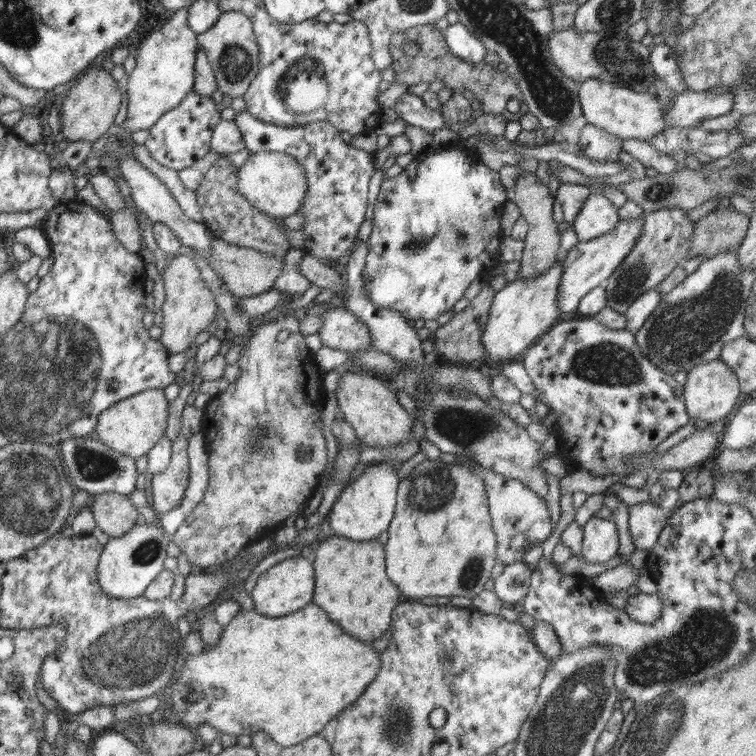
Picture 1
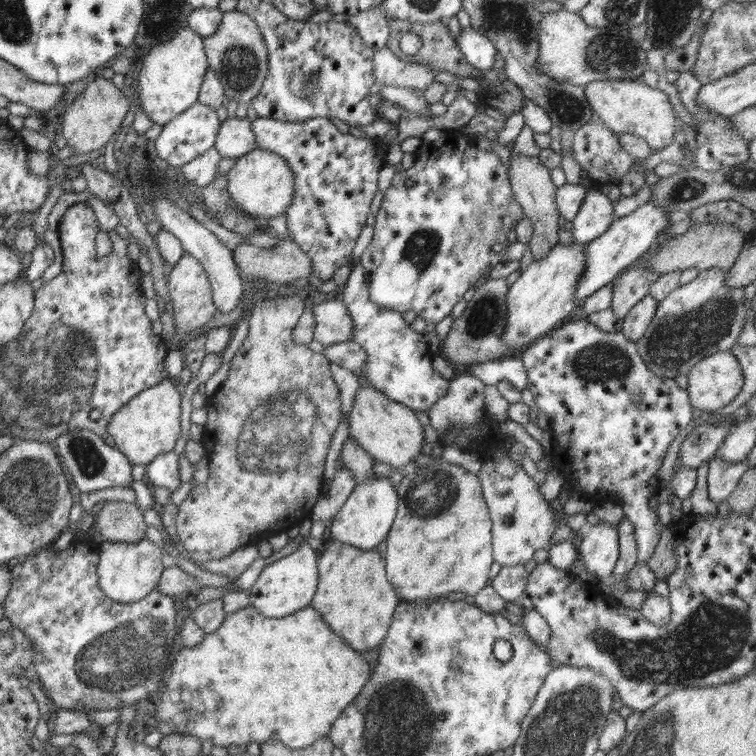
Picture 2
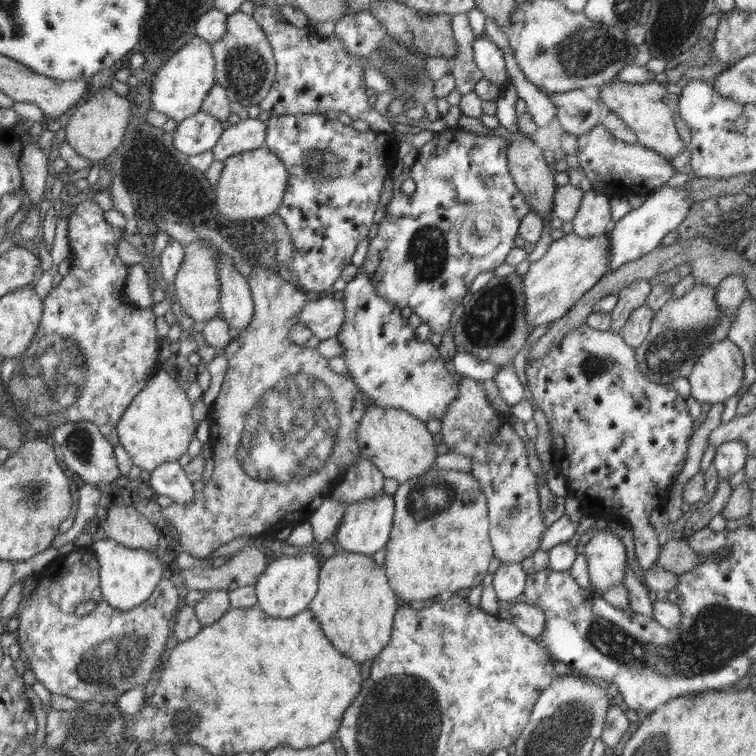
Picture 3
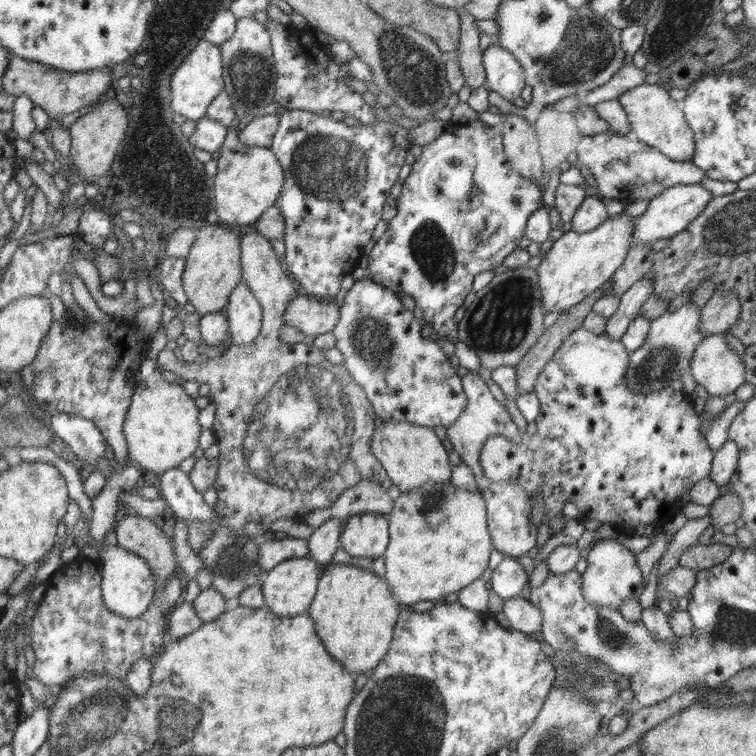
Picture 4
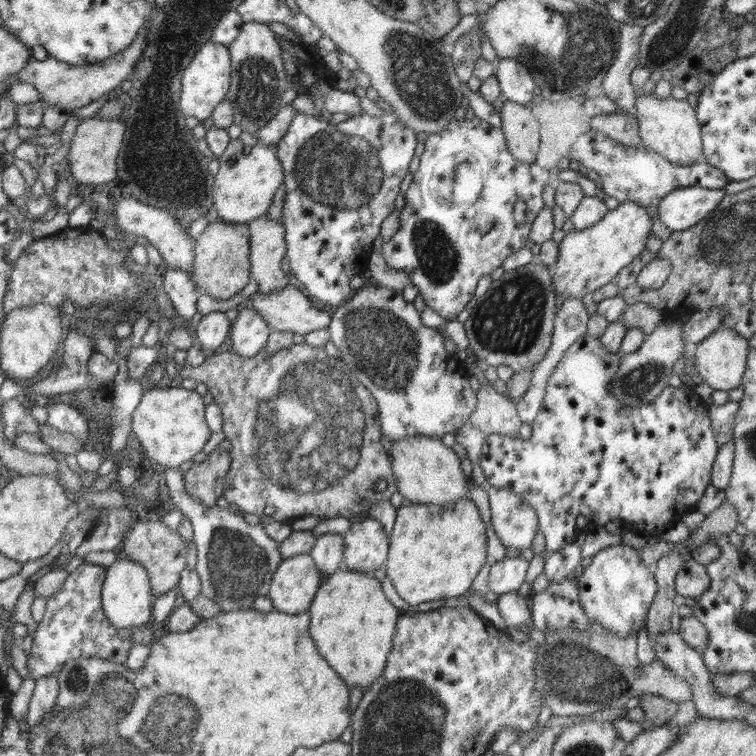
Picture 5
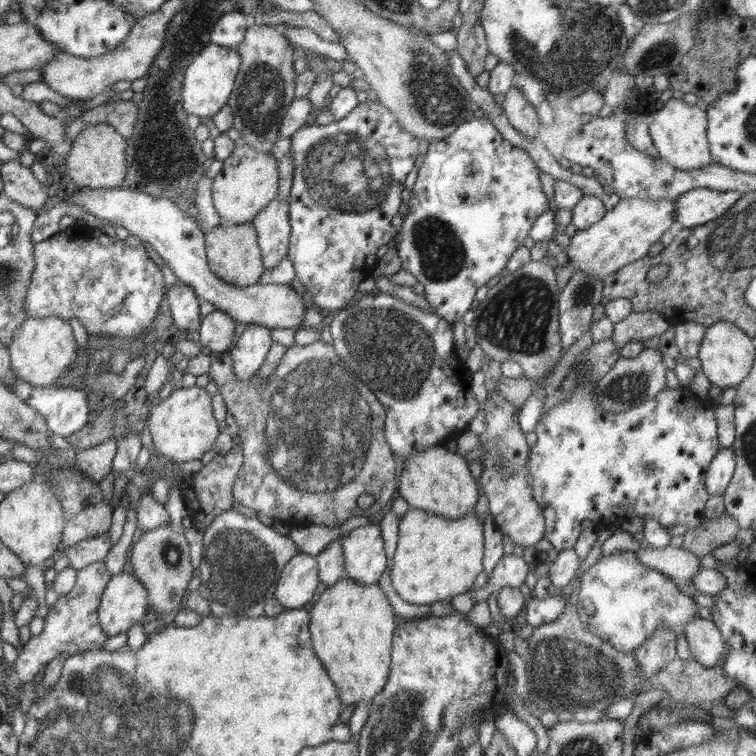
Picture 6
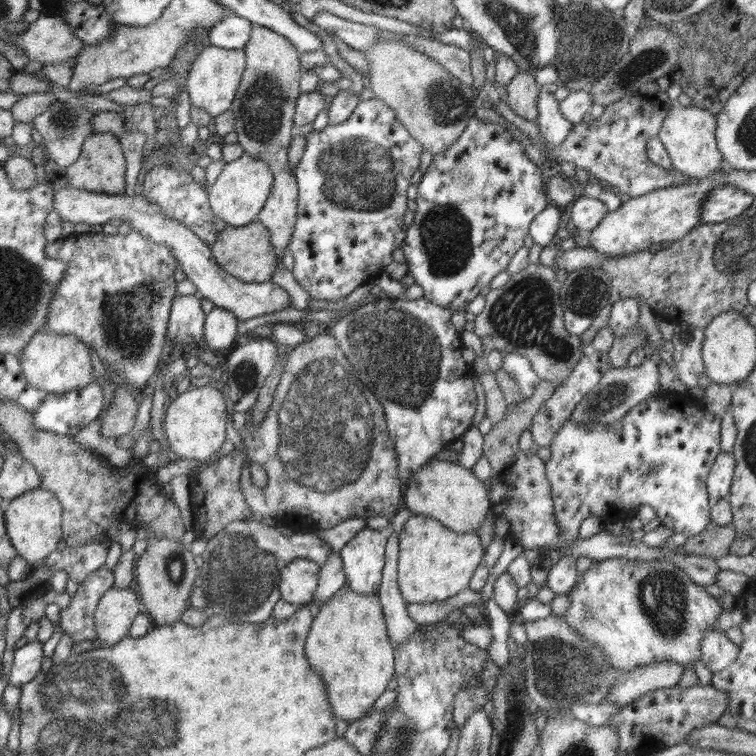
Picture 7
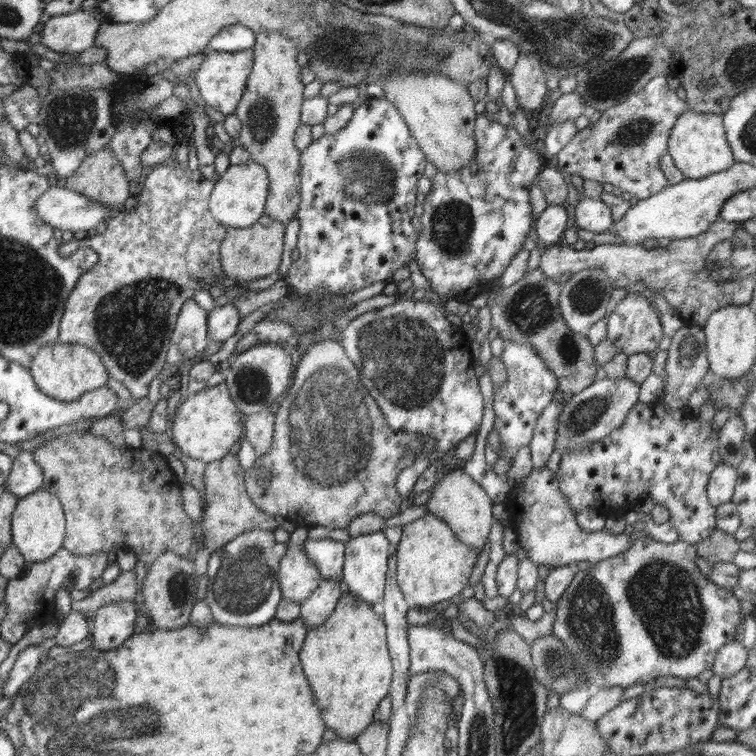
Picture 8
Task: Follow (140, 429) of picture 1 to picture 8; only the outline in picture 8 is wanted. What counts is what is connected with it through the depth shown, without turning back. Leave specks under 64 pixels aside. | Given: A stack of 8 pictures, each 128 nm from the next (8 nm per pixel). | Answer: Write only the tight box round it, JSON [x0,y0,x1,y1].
[169,382,245,463]

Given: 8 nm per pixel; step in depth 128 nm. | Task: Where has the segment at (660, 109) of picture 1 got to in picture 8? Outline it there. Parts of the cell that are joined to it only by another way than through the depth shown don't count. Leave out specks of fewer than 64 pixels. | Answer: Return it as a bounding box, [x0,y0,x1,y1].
[667,112,735,179]

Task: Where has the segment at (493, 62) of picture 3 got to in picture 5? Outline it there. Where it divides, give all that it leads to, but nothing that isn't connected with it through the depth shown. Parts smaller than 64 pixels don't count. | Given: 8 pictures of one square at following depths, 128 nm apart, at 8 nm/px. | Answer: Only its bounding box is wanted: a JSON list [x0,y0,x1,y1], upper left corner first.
[493,58,538,105]

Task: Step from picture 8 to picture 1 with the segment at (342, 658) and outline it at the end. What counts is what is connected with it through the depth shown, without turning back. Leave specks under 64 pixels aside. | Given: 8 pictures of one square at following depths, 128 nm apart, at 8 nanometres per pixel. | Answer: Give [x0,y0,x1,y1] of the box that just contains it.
[311,536,403,642]

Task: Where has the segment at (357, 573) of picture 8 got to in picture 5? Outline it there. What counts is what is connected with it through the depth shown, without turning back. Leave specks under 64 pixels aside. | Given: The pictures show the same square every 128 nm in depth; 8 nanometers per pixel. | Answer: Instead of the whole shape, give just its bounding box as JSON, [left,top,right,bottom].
[343,518,389,575]

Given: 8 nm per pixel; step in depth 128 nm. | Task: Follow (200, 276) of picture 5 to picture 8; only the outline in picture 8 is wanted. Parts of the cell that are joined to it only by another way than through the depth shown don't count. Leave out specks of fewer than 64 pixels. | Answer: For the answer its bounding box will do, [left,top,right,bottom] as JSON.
[219,214,285,280]

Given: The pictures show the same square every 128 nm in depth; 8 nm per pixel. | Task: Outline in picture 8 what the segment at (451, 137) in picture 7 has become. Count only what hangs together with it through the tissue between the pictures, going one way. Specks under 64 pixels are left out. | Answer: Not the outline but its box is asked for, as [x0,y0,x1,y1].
[382,74,477,173]

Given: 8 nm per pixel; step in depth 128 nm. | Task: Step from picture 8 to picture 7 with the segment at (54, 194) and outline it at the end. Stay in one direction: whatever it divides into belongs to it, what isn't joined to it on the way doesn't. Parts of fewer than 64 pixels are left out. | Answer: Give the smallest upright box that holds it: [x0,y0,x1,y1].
[52,187,290,321]

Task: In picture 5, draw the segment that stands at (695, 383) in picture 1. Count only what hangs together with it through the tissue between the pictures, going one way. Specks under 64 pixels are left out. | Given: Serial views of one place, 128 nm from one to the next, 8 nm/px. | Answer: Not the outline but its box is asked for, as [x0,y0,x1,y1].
[695,326,748,391]

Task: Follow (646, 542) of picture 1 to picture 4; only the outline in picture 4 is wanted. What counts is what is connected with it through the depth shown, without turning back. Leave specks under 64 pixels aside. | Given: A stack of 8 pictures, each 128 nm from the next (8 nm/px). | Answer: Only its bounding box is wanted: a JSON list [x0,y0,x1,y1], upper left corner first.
[480,328,713,537]

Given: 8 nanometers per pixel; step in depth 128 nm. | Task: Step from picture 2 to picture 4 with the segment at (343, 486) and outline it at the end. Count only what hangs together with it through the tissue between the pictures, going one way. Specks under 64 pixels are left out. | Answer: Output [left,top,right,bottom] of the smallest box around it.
[307,519,342,569]

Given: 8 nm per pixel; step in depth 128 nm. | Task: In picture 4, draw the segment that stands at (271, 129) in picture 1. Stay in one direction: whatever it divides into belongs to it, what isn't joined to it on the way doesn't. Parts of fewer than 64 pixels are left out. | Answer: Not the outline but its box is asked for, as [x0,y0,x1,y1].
[269,110,413,299]

